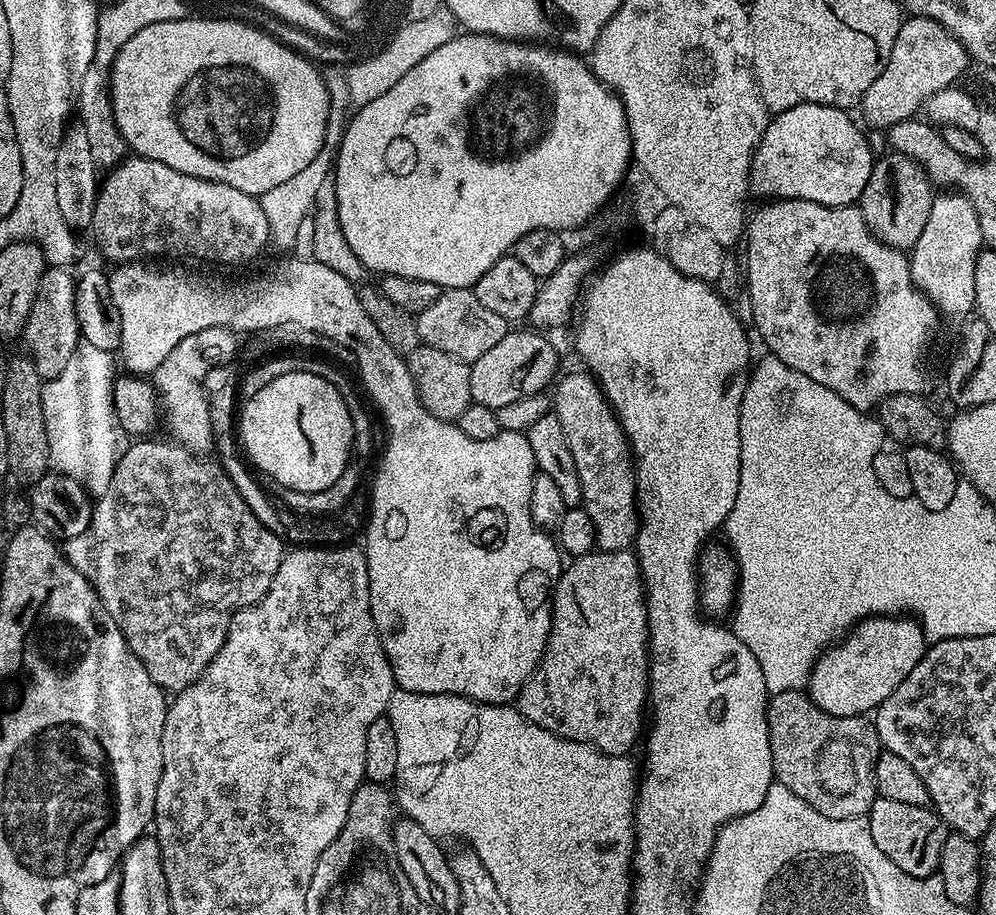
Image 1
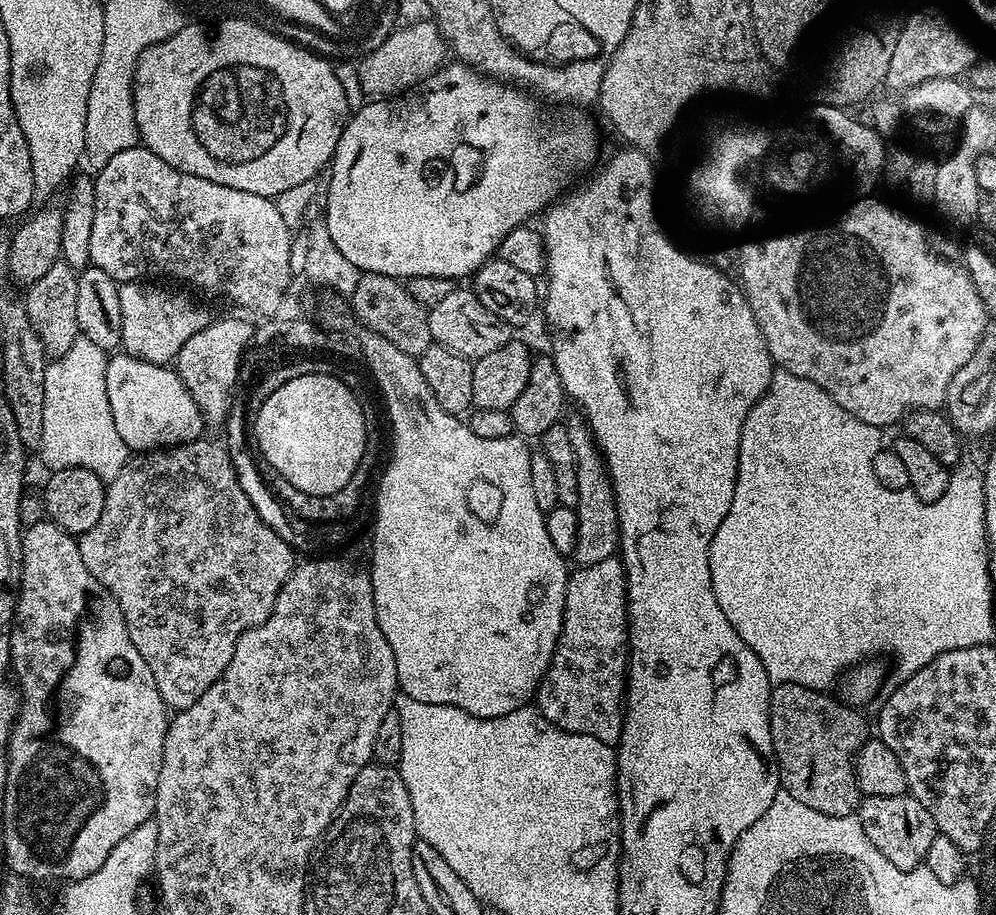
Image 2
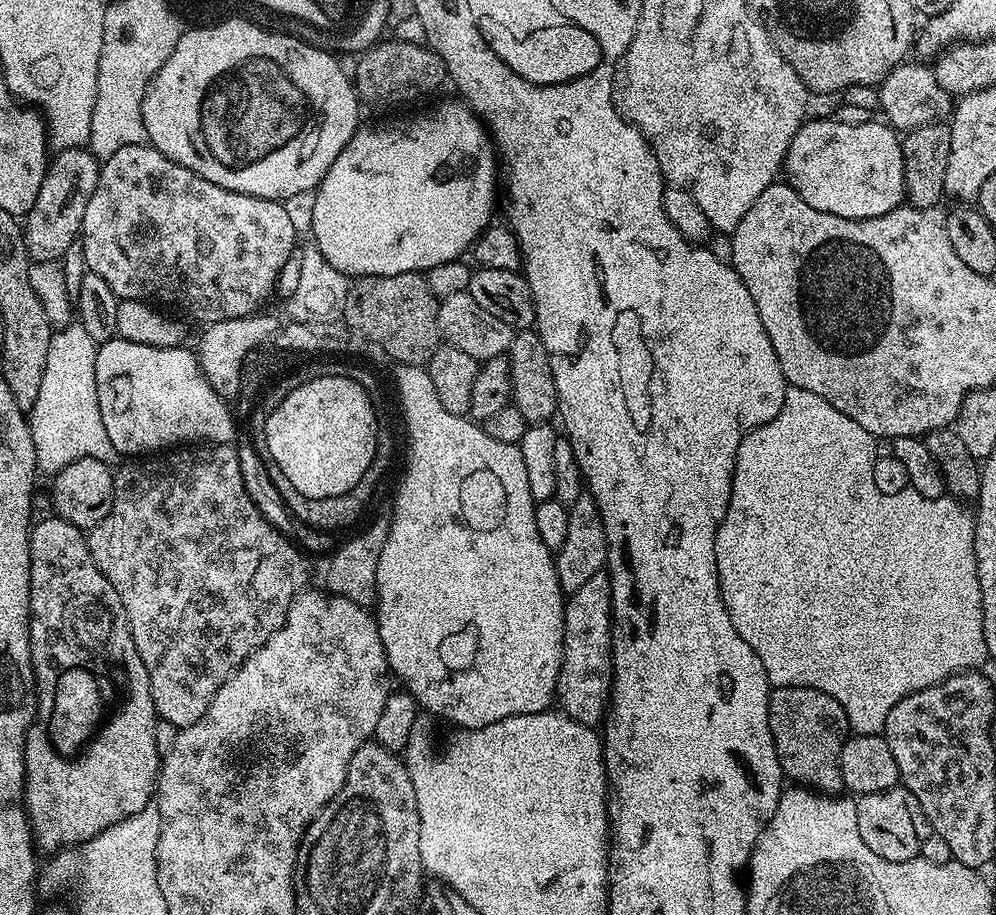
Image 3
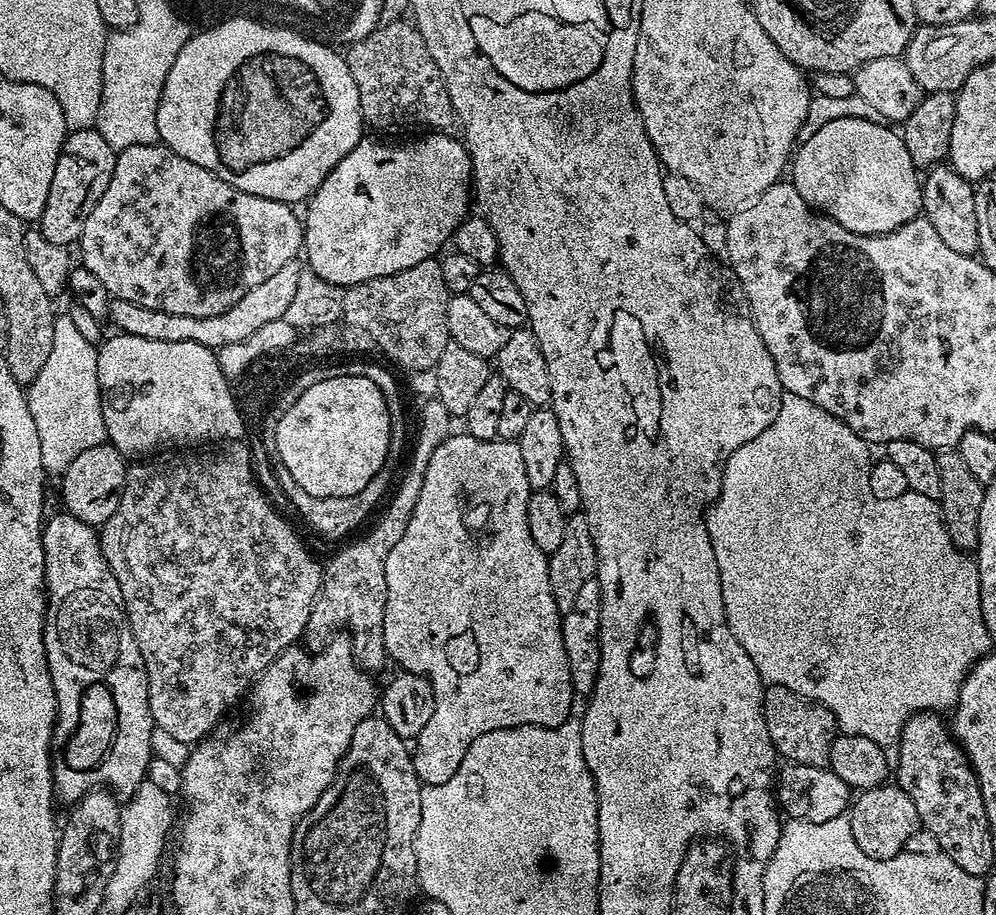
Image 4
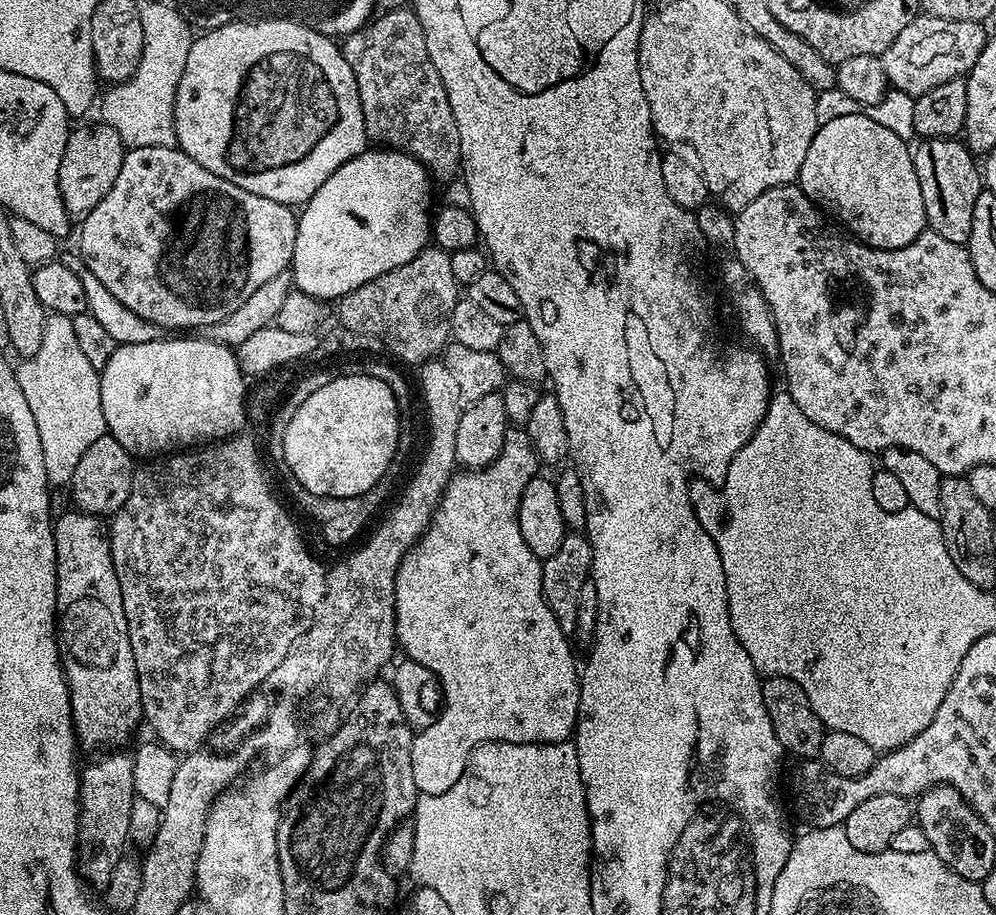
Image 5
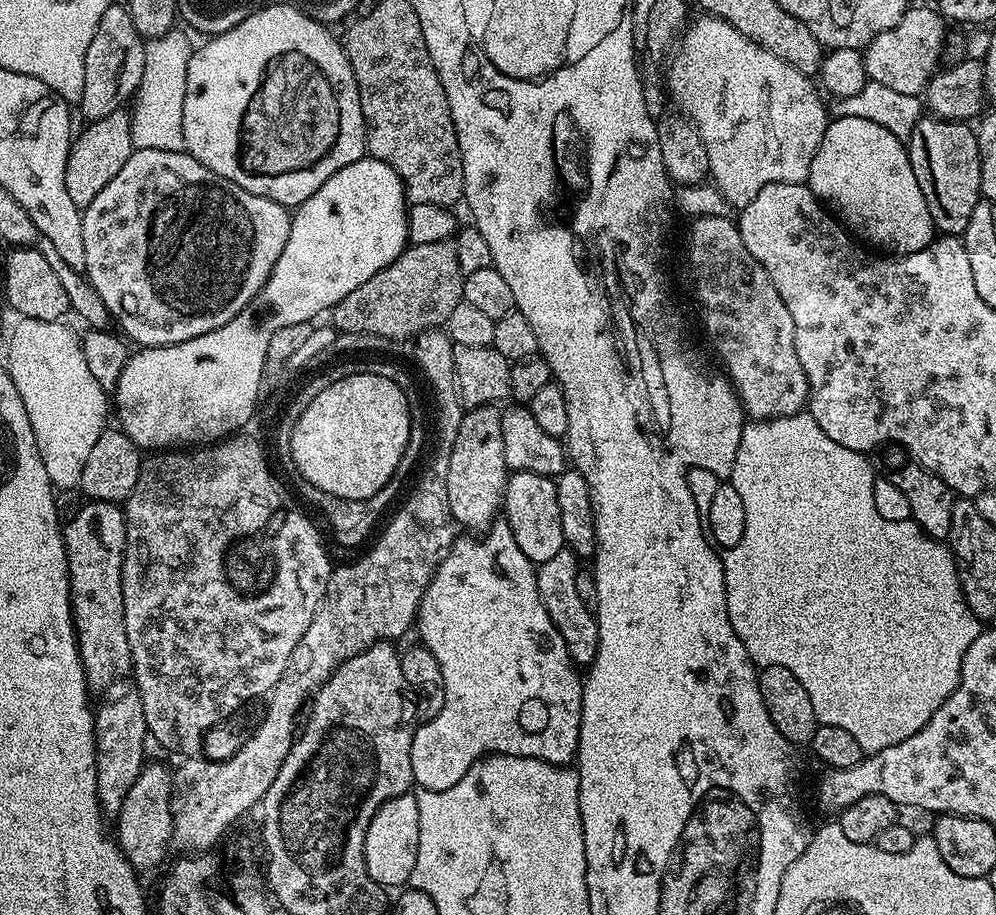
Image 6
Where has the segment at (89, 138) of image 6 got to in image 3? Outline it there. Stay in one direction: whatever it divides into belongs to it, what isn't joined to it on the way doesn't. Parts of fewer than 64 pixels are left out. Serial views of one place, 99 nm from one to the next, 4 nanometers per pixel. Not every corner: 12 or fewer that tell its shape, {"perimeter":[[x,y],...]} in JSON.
{"perimeter":[[87,147],[49,159],[22,220],[29,261],[77,243],[101,161]]}

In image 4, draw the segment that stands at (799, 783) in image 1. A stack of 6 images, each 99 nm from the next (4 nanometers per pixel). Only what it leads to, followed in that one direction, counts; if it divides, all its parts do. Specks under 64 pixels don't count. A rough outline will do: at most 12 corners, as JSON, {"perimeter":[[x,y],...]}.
{"perimeter":[[764,689],[777,757],[828,767],[838,729],[826,706]]}

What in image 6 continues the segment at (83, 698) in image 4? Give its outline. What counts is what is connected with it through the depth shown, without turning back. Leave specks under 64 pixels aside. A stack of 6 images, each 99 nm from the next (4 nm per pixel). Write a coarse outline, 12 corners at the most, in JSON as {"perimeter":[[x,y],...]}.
{"perimeter":[[124,510],[63,525],[72,624],[89,689],[132,670]]}

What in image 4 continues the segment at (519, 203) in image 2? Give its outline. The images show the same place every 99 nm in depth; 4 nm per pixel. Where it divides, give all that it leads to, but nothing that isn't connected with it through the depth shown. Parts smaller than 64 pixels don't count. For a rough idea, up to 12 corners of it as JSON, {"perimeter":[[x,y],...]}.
{"perimeter":[[362,138],[302,216],[347,286],[433,259],[470,212],[463,139]]}

